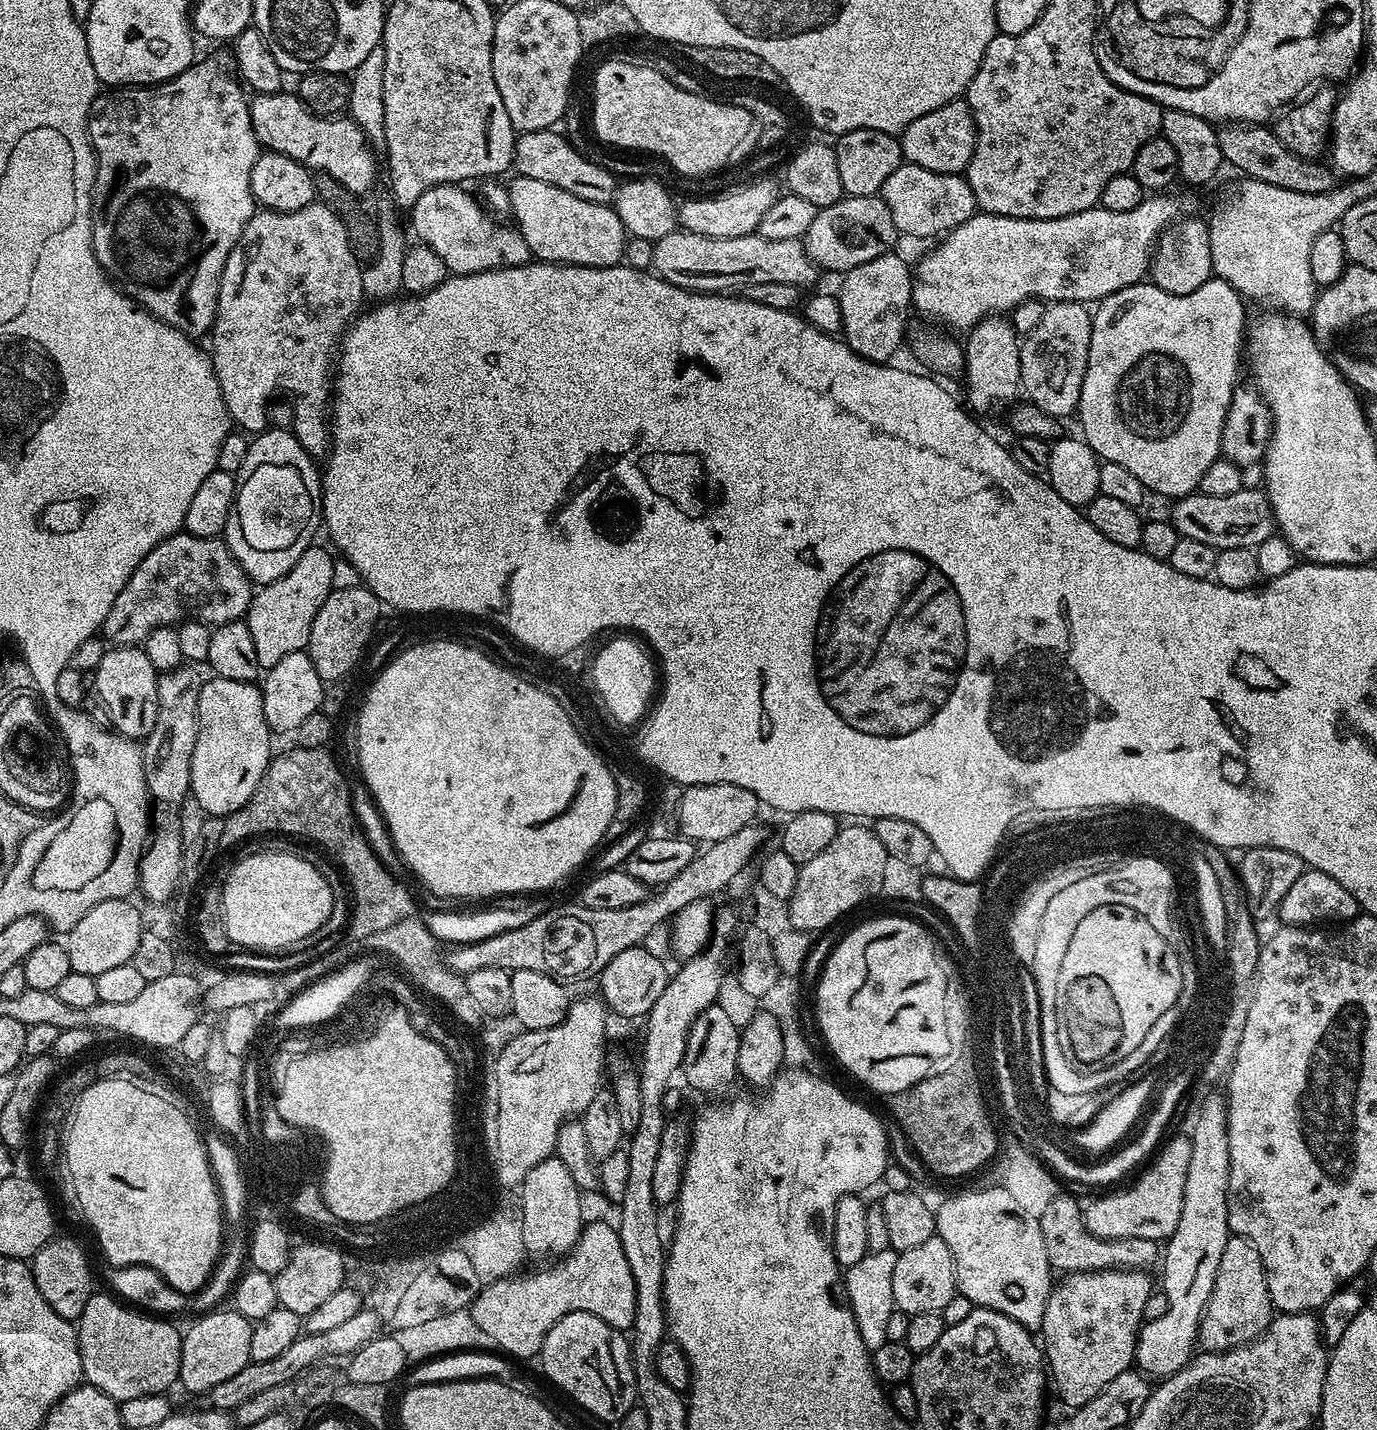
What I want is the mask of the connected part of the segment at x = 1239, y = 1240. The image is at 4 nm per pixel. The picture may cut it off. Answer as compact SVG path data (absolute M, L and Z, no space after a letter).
M1229 1235L1226 1250L1222 1250L1222 1258L1218 1262L1218 1274L1214 1278L1212 1296L1204 1307L1204 1317L1200 1319L1199 1347L1206 1352L1229 1352L1232 1348L1251 1344L1268 1330L1268 1323L1273 1315L1272 1299L1268 1293L1262 1258L1258 1258L1258 1250L1254 1250L1254 1246L1246 1238Z

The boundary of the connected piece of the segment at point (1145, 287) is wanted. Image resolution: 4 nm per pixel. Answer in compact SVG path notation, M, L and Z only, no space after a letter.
M1213 278L1198 286L1190 294L1170 294L1151 282L1131 284L1114 294L1110 294L1105 300L1099 301L1092 312L1092 333L1090 334L1090 354L1086 374L1082 382L1082 394L1080 395L1080 428L1082 439L1095 450L1096 455L1104 462L1118 462L1118 466L1126 466L1138 482L1149 493L1157 492L1160 496L1190 496L1197 491L1202 482L1202 474L1210 470L1215 460L1221 459L1220 443L1222 442L1222 426L1226 422L1228 407L1232 401L1232 394L1238 387L1236 375L1242 368L1242 349L1246 344L1246 324L1244 328L1244 304L1239 292L1232 284L1219 278Z

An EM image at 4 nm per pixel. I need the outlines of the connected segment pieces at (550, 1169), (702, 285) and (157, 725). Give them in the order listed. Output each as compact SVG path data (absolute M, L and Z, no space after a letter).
M554 1154L549 1160L538 1162L538 1166L534 1166L530 1174L526 1174L520 1194L526 1253L552 1256L551 1258L567 1256L569 1250L578 1242L582 1227L582 1193L574 1178L570 1178L570 1170L566 1170L566 1166L562 1166L562 1162Z
M683 230L671 232L666 238L655 241L652 268L655 275L677 284L680 288L709 294L720 294L725 290L740 290L744 285L754 282L790 282L807 286L814 283L818 275L816 263L808 257L800 240L767 240L758 234L738 238L710 238Z
M185 662L178 668L165 672L157 679L158 714L154 722L154 730L143 741L144 777L148 787L149 797L160 796L160 800L186 800L192 787L190 766L194 754L194 742L198 738L198 694L202 690L206 679L206 672L199 663Z

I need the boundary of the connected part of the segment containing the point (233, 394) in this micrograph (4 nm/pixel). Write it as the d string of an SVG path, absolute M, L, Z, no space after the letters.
M313 202L302 206L302 210L293 212L270 212L267 210L257 211L246 222L234 250L226 258L226 266L222 270L220 289L218 290L218 306L216 307L216 320L212 323L210 339L212 339L212 352L210 359L212 368L216 371L218 386L222 390L222 398L226 402L226 410L233 423L240 424L245 433L259 434L269 427L268 403L275 396L289 396L292 399L292 425L290 431L298 443L307 450L313 458L323 457L330 448L330 393L334 388L334 357L341 347L342 341L350 327L361 311L360 303L365 303L366 297L362 286L362 264L356 259L356 255L350 250L350 242L346 234L346 226L338 218L338 214L326 204Z

